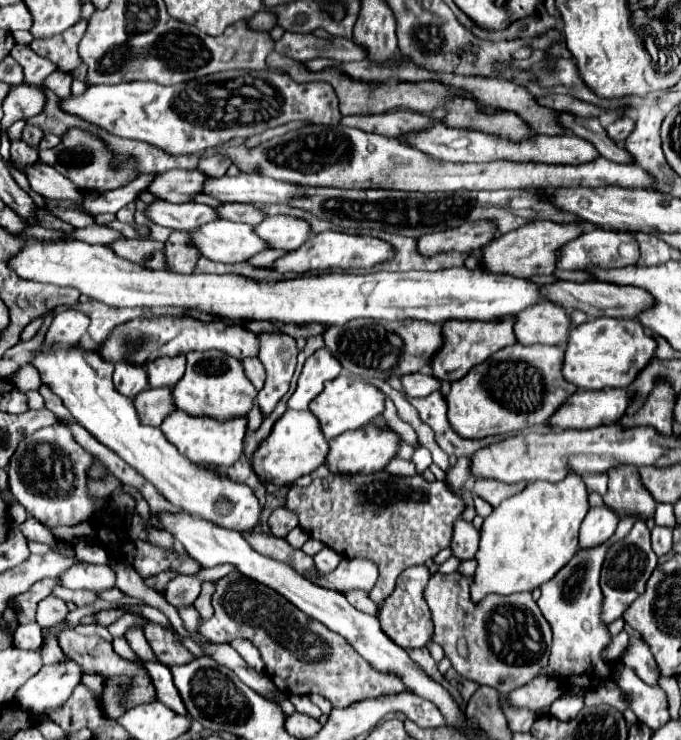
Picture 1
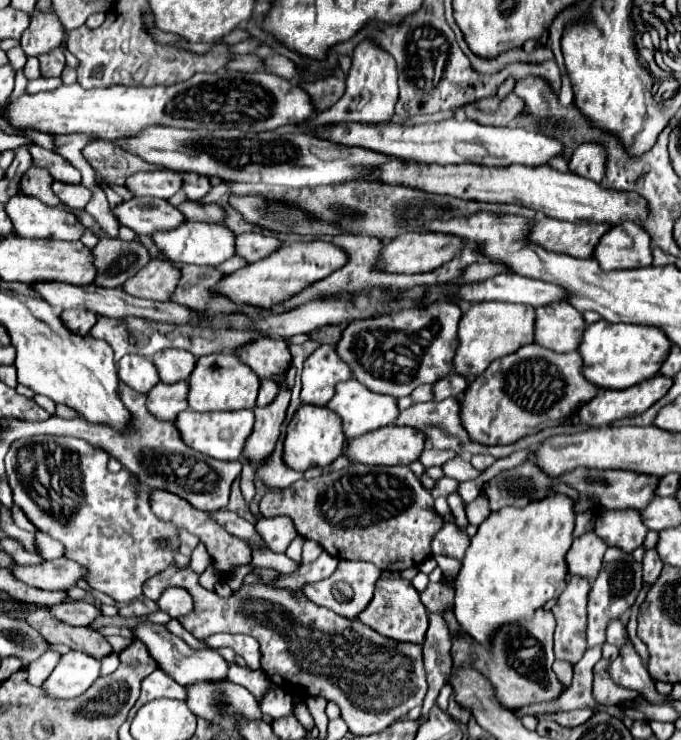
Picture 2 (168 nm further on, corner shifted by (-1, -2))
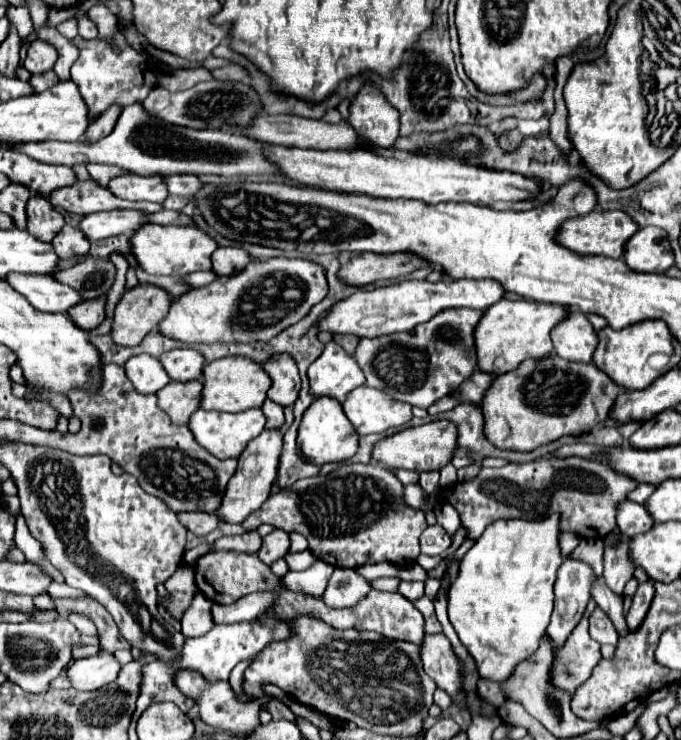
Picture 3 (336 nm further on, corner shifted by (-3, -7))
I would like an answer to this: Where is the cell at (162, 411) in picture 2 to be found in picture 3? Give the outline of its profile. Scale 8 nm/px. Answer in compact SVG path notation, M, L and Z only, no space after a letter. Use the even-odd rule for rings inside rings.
M199 380L169 382L157 392L159 408L171 416L173 424L187 424L201 404L201 388L203 384Z

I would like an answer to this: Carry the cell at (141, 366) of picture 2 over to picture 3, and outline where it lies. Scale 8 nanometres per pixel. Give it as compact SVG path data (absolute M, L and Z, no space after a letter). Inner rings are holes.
M139 354L129 358L125 370L139 394L153 394L169 384L169 376L161 366L159 358L153 358L149 354Z

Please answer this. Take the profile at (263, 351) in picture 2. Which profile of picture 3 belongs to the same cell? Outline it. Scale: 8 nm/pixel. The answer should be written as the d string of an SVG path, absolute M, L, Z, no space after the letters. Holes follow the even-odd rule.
M273 356L263 366L273 380L269 390L269 400L281 406L293 406L301 388L301 378L295 360L291 356Z

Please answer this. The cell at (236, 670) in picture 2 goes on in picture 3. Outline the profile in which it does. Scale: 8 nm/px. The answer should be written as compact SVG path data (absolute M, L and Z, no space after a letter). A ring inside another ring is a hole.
M273 700L273 702L269 702L269 704L263 706L263 708L271 712L273 720L279 720L279 718L285 718L285 720L291 720L291 722L297 720L297 716L295 716L295 714L293 714L285 704L281 704L279 700Z

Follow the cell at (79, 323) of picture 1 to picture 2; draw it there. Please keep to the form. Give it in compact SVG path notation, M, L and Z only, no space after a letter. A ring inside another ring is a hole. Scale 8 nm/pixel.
M63 311L61 321L69 331L75 331L77 335L87 335L91 327L97 323L97 317L91 315L91 311Z

